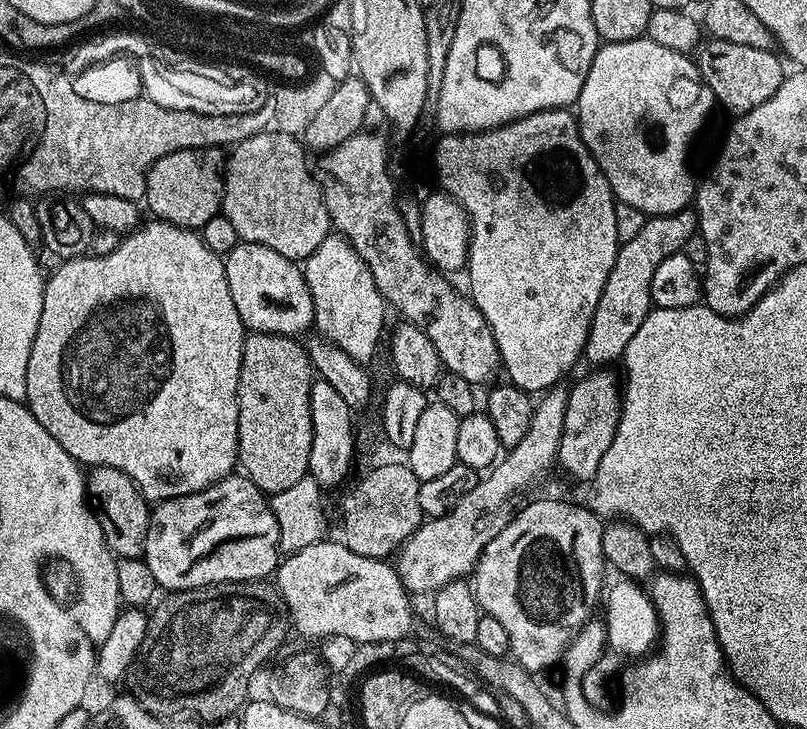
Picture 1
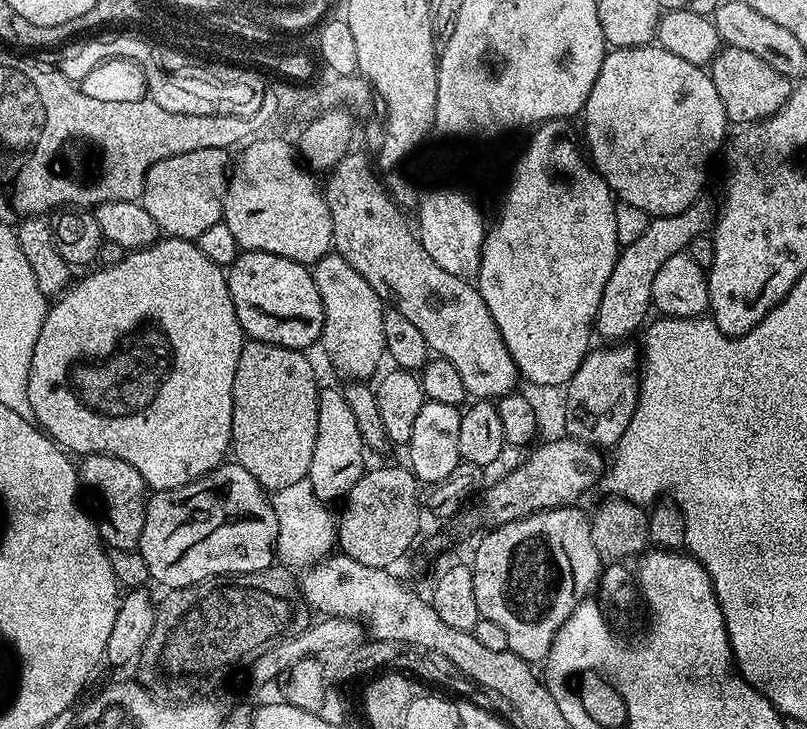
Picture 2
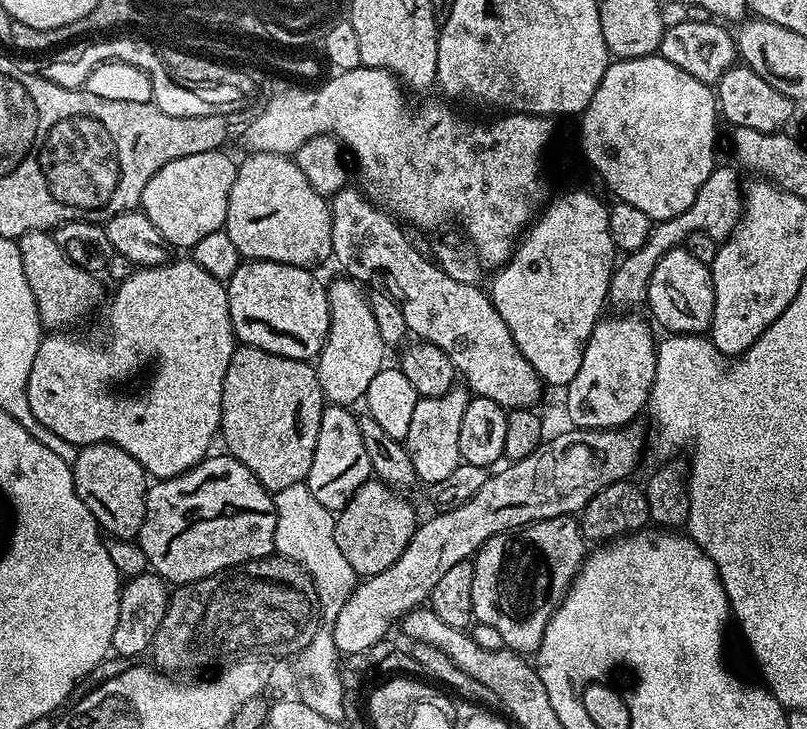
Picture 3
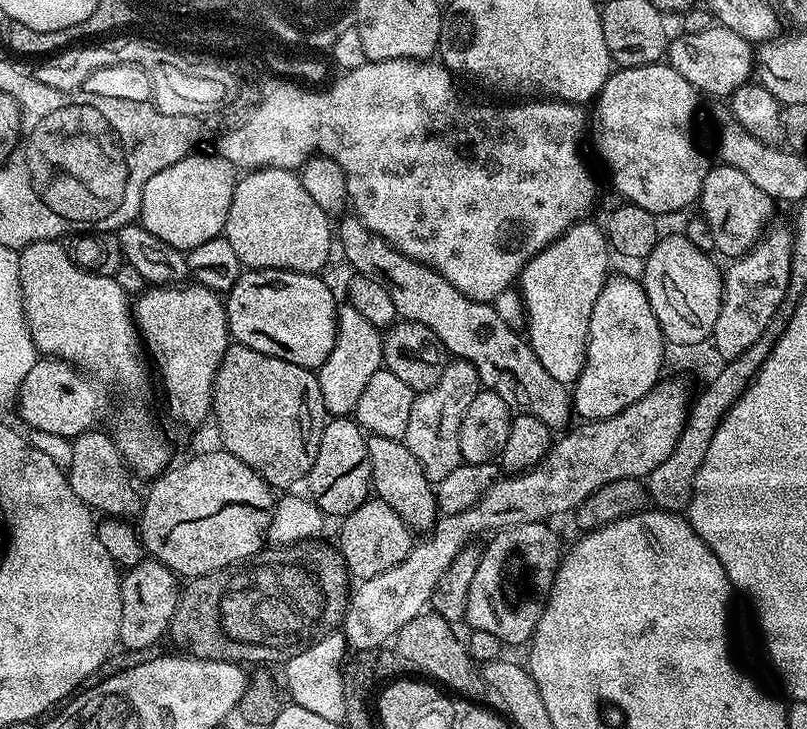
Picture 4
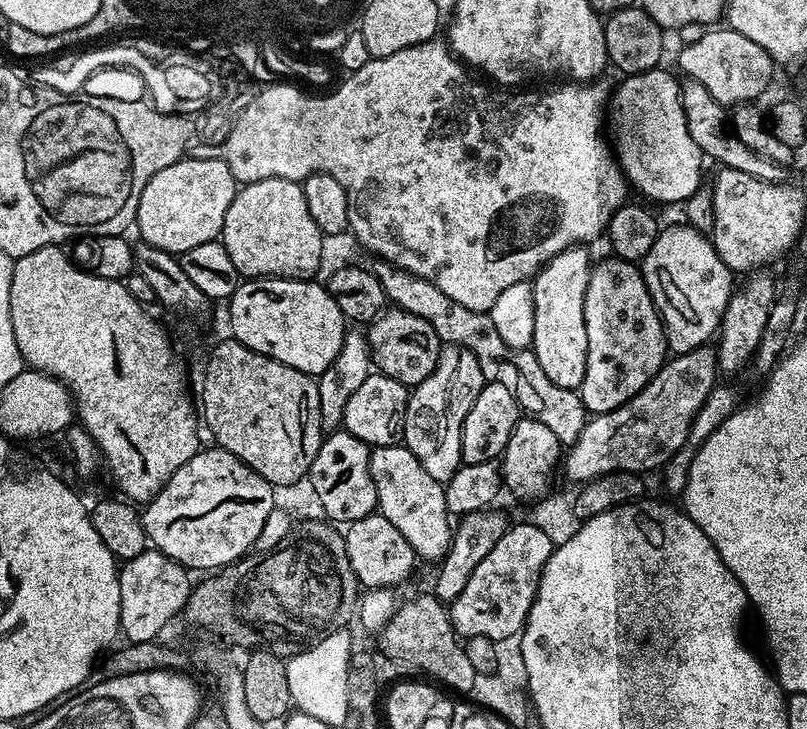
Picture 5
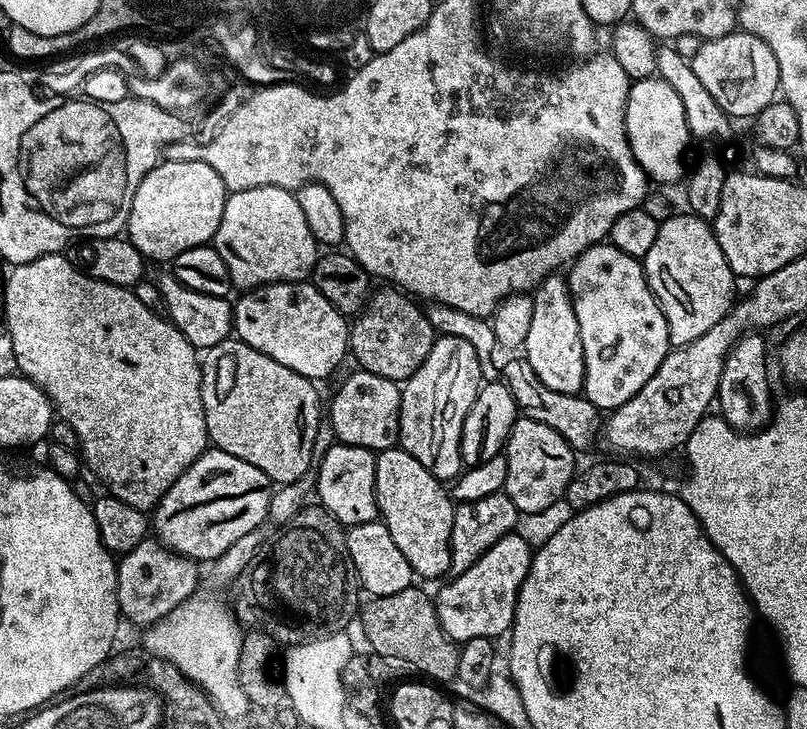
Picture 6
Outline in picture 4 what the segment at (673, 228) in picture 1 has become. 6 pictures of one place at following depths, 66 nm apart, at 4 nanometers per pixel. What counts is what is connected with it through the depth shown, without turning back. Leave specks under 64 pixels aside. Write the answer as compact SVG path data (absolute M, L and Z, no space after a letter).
M719 162L709 167L702 182L698 212L714 234L714 246L719 255L735 258L749 252L773 223L772 208L772 199L762 194L762 190L758 190L742 170L734 170L734 166Z

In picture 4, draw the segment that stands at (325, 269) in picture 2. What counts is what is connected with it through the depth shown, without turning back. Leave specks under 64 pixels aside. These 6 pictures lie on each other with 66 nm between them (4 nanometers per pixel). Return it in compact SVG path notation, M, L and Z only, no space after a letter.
M345 303L336 313L336 341L330 358L322 362L318 370L324 411L329 417L351 417L358 406L362 390L370 383L370 378L381 371L384 363L384 342L381 329L376 328L354 306Z

